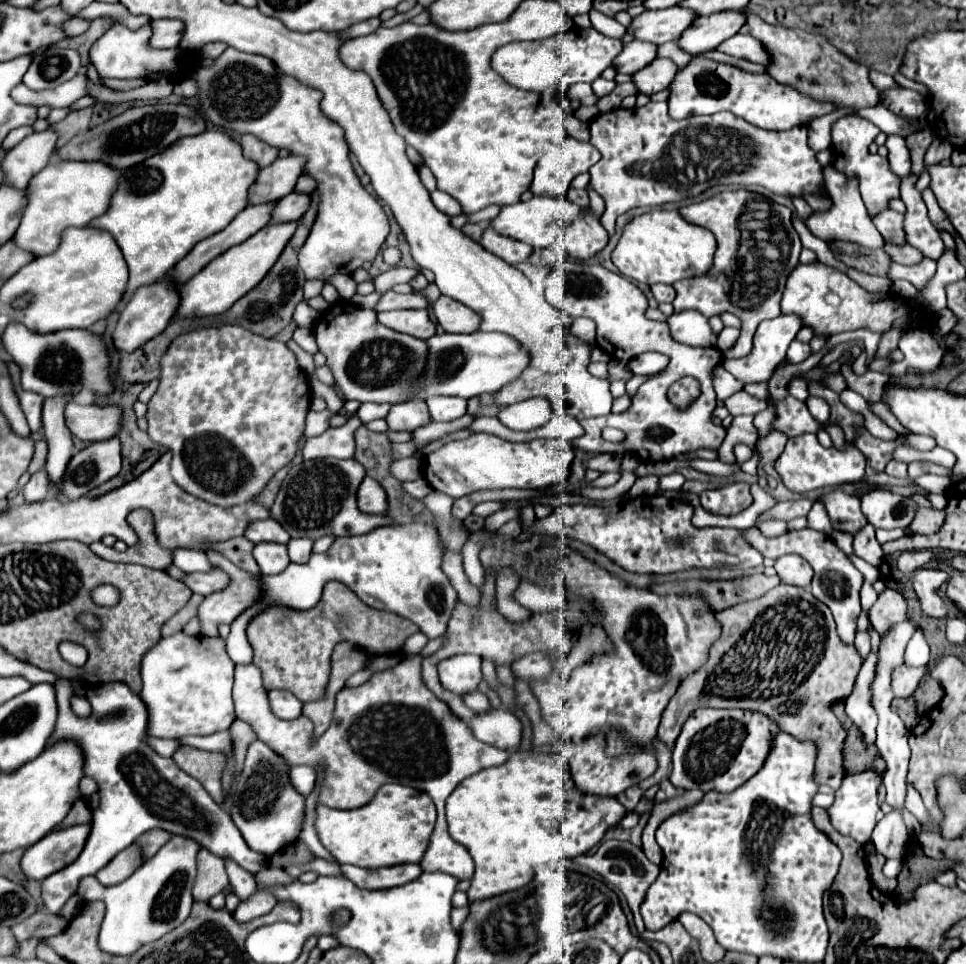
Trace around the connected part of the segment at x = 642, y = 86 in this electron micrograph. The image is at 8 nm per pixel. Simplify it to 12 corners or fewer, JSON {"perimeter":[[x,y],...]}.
{"perimeter":[[658,57],[632,75],[640,93],[668,89],[678,67]]}

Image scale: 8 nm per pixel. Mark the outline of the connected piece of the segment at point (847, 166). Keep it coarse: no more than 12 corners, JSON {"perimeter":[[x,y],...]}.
{"perimeter":[[860,115],[832,125],[832,165],[860,179],[870,219],[900,197],[888,159],[868,153],[880,129]]}

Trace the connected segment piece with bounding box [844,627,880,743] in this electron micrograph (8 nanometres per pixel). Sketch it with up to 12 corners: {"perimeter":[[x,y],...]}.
{"perimeter":[[872,627],[872,651],[844,703],[866,743],[874,743],[878,715],[870,685],[876,675],[880,637]]}

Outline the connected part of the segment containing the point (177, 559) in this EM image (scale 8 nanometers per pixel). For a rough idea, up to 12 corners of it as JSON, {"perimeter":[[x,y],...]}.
{"perimeter":[[174,551],[174,565],[184,573],[214,569],[200,551]]}

